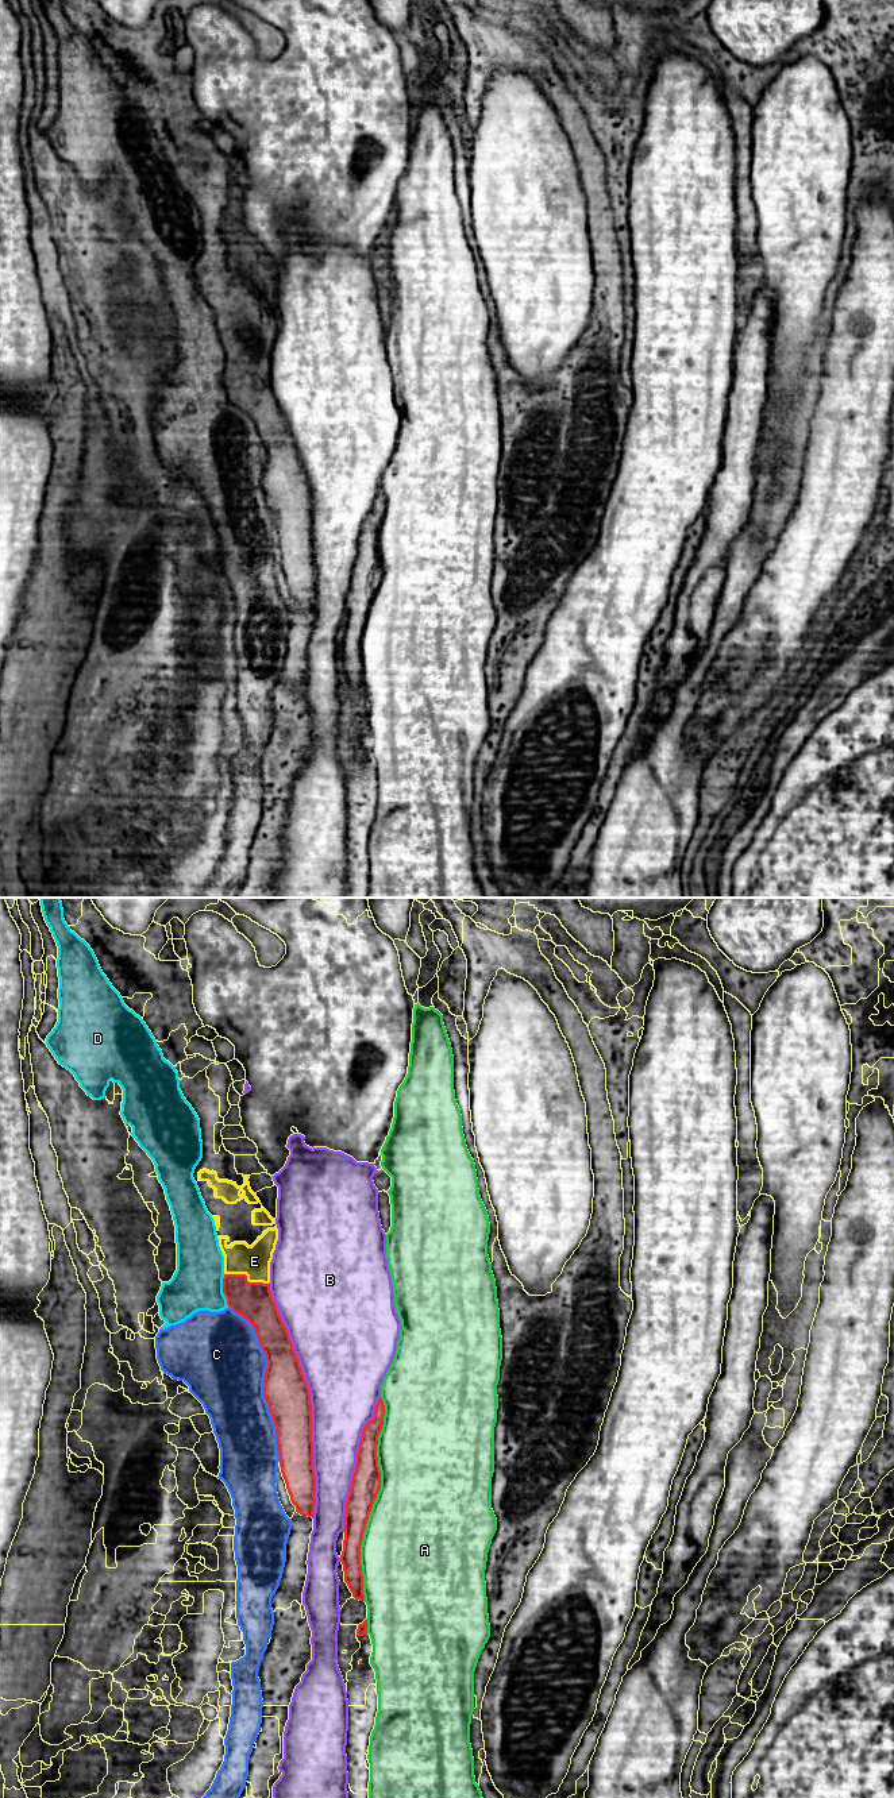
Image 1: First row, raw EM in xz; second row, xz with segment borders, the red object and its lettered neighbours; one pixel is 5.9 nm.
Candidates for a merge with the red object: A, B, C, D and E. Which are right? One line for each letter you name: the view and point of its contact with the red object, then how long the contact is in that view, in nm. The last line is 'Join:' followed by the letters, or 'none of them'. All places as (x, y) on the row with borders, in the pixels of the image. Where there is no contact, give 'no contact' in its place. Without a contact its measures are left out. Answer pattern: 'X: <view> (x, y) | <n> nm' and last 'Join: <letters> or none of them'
E: xz (246, 1277) | 280 nm
Join: E

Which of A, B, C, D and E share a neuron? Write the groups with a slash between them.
A / B / C D / E

